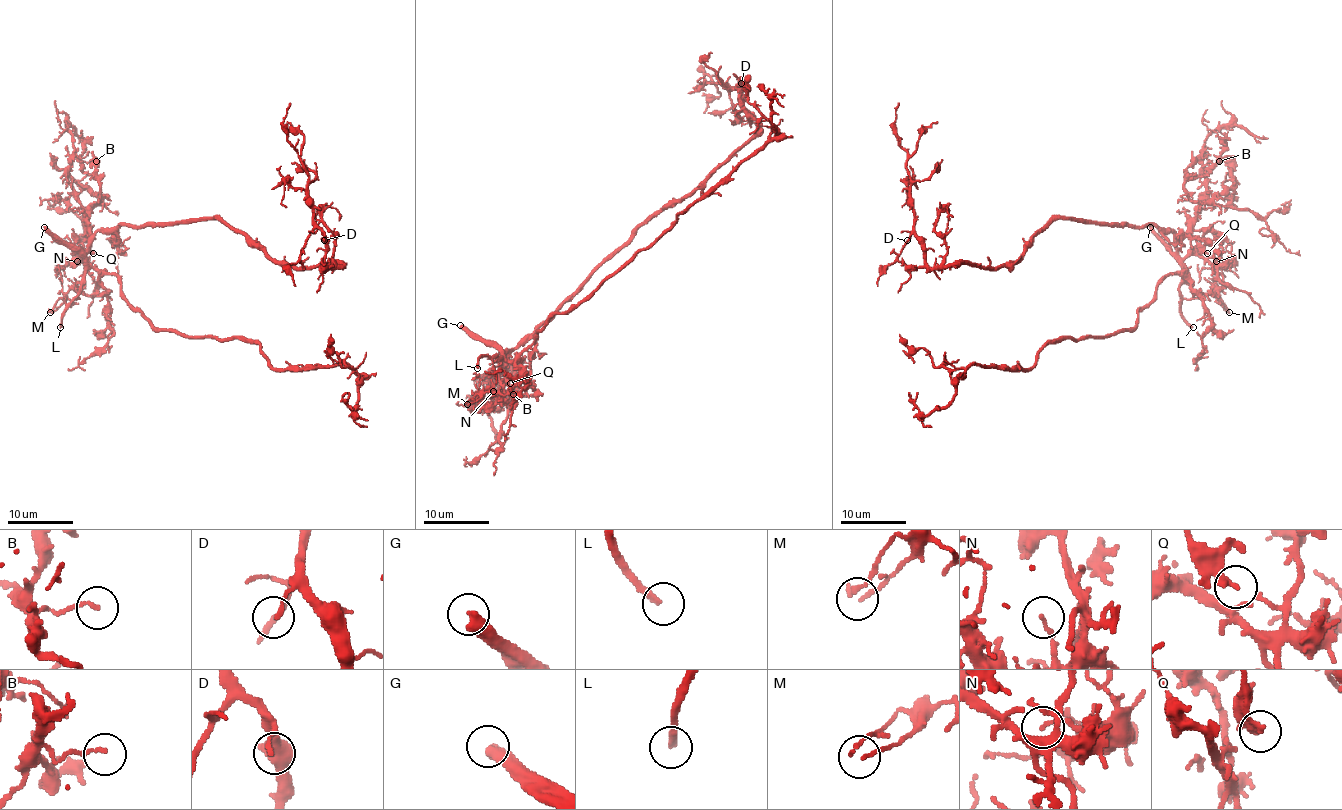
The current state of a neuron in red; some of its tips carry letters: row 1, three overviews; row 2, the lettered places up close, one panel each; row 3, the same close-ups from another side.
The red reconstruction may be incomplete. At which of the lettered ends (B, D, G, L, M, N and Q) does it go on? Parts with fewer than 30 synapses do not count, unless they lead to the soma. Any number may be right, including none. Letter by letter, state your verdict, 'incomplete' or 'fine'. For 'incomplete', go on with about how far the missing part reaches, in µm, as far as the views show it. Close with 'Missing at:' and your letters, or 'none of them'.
B: fine
D: fine
G: incomplete | 70 µm
L: fine
M: fine
N: fine
Q: fine
Missing at: G

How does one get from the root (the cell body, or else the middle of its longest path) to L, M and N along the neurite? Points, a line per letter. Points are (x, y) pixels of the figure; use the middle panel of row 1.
L: (528, 335), (505, 352), (501, 358), (498, 355), (482, 355), (477, 368)
M: (528, 335), (501, 357), (498, 371), (500, 398), (483, 391), (478, 399), (467, 404)
N: (528, 335), (501, 357), (498, 380), (503, 388), (503, 398), (498, 403), (493, 391)

